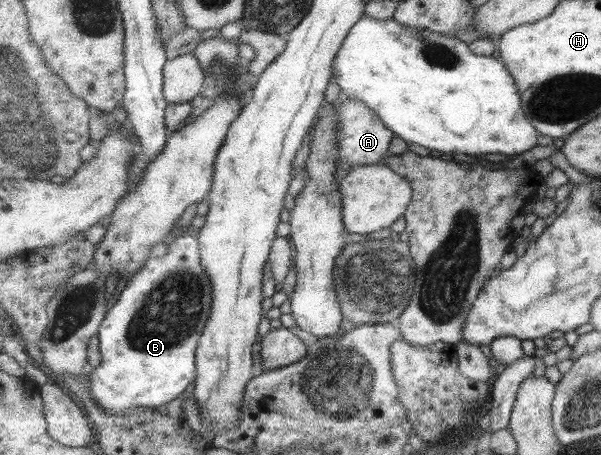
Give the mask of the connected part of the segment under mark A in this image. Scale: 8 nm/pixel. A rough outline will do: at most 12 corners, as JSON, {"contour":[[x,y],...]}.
{"contour":[[360,100],[337,101],[338,166],[379,164],[395,132]]}

